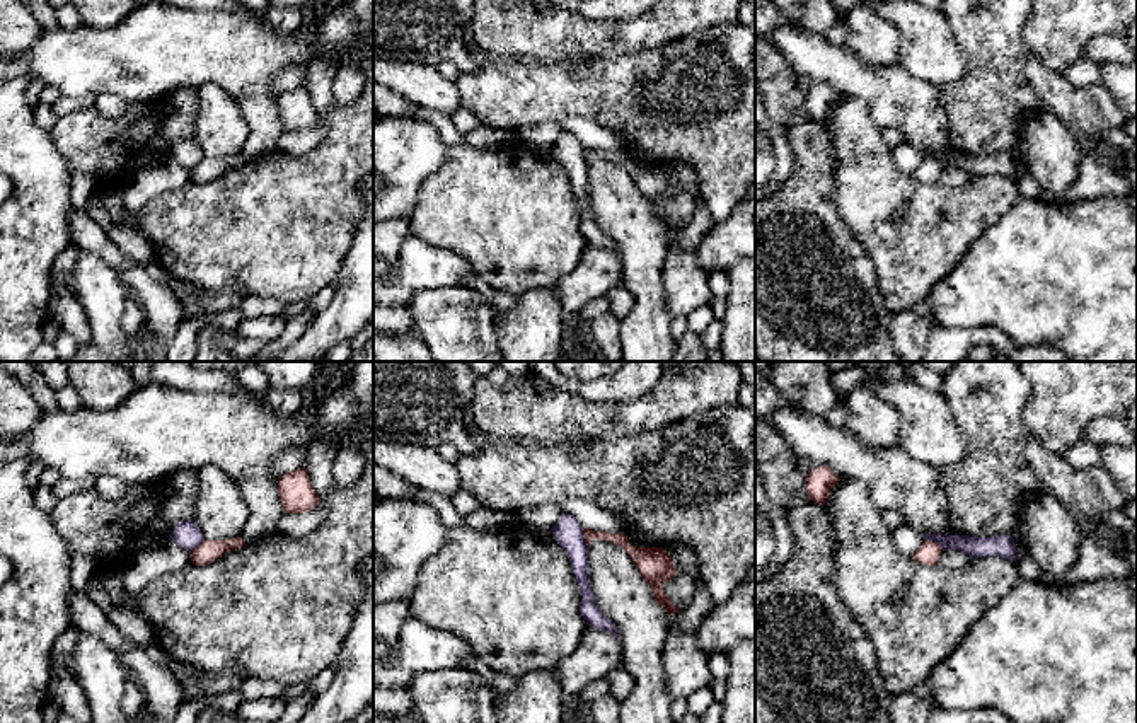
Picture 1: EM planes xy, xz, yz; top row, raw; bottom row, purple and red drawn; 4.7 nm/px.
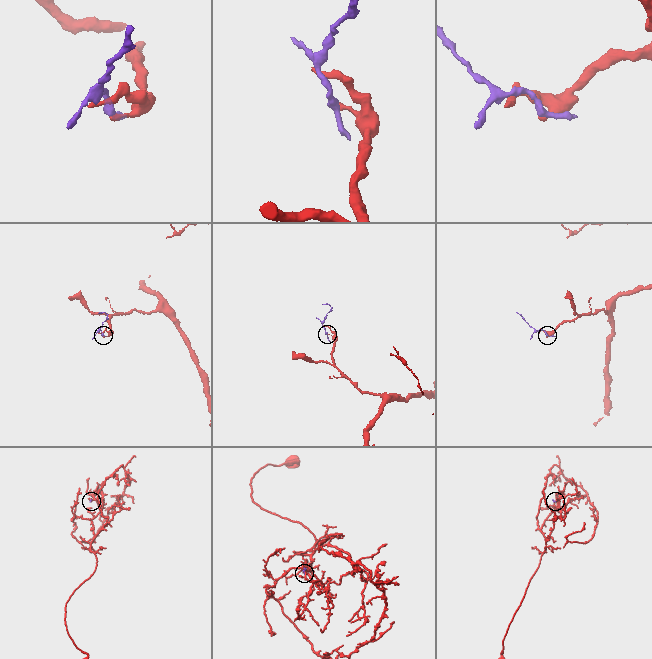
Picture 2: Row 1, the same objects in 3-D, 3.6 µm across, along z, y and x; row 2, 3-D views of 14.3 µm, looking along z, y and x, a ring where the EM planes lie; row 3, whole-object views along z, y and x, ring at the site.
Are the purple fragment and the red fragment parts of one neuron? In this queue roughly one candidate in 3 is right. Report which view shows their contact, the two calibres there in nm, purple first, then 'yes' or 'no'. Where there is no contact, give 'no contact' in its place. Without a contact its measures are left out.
yz | 100/110 nm | no

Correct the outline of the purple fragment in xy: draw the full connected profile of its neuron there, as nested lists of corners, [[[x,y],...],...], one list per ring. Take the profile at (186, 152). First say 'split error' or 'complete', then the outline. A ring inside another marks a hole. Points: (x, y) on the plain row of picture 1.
complete | [[[194,138],[176,142],[169,152],[169,159],[177,160],[189,171],[196,167],[205,157],[205,152]]]

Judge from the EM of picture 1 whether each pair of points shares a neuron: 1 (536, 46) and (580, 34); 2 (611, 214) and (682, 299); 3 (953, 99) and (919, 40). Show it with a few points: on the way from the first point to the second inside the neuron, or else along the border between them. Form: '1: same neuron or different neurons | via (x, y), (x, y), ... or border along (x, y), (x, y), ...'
1: same neuron | via (546, 36), (570, 34)
2: different neurons | border along (669, 248), (663, 266), (663, 302), (674, 316)
3: different neurons | border along (963, 50), (967, 70), (941, 89)

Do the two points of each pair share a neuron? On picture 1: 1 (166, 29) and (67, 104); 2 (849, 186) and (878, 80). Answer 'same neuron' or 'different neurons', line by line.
1: different neurons
2: different neurons

